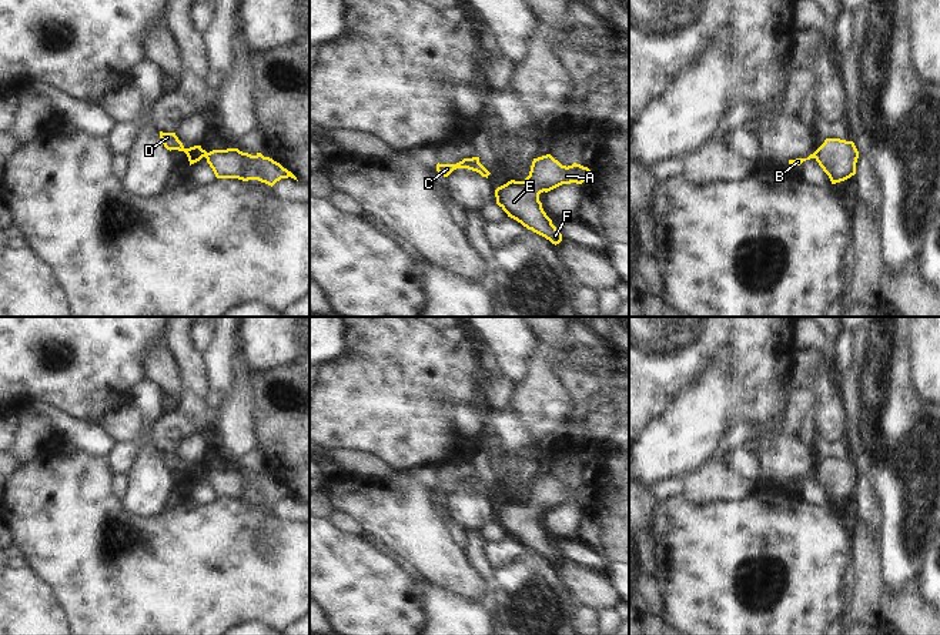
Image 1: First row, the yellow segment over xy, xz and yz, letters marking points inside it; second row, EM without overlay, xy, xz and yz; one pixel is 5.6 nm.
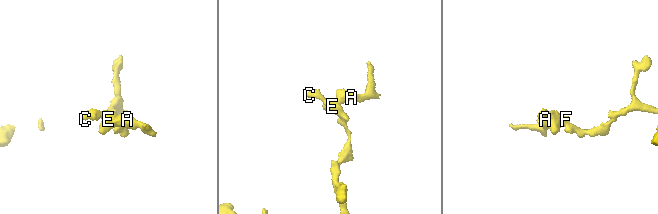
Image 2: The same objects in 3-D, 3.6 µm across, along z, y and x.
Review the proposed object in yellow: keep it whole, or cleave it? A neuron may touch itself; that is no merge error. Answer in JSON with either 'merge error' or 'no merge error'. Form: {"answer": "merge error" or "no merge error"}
{"answer": "no merge error"}

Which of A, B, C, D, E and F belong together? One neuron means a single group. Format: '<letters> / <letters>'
A B C D E F

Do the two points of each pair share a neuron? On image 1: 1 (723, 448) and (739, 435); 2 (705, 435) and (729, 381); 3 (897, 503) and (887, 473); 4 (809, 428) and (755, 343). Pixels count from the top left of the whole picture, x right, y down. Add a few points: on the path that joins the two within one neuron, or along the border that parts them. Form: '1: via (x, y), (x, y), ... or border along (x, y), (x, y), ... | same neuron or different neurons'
1: via (728, 444), (735, 438) | same neuron
2: via (705, 423), (705, 411), (713, 403), (716, 394) | same neuron
3: via (897, 495), (897, 483), (895, 480) | same neuron
4: border along (798, 437), (809, 447) | different neurons

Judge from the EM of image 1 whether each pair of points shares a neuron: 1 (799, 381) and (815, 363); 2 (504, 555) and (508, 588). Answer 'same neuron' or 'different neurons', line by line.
1: same neuron
2: different neurons

